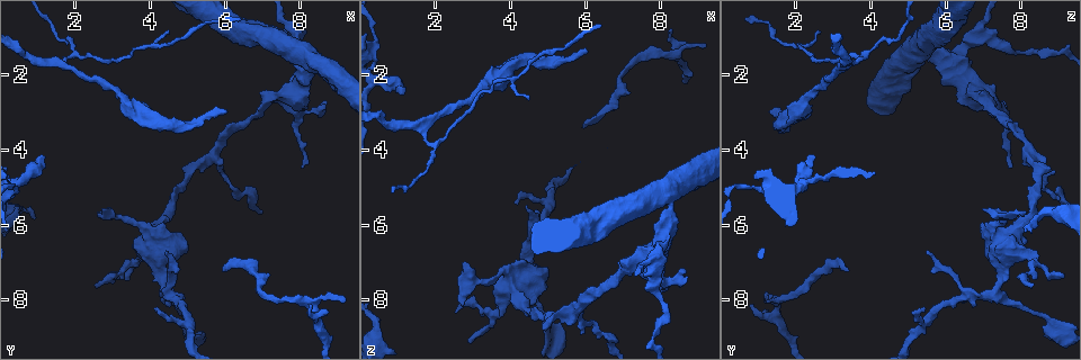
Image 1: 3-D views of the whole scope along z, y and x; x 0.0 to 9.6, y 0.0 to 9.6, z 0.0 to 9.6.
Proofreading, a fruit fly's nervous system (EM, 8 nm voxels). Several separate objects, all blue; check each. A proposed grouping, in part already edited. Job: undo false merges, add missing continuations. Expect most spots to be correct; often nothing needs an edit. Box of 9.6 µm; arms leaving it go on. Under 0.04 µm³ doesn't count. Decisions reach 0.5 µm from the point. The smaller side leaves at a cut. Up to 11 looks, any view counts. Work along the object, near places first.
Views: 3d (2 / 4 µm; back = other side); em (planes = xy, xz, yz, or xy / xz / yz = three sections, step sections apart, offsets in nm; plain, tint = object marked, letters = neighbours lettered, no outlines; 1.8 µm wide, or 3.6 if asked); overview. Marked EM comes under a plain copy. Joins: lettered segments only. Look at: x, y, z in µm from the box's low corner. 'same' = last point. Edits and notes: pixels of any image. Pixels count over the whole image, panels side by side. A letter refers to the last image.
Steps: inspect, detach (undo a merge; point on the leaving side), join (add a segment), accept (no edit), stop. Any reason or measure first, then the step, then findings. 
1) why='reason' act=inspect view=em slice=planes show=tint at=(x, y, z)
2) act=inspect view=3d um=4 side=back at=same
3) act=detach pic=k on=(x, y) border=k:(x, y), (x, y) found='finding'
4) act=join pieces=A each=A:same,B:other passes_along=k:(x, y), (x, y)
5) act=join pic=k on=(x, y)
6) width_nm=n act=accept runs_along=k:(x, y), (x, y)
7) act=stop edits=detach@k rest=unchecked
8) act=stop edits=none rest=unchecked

why='an open end' act=inspect view=3d um=4 at=(1.15, 4.15, 2.50)

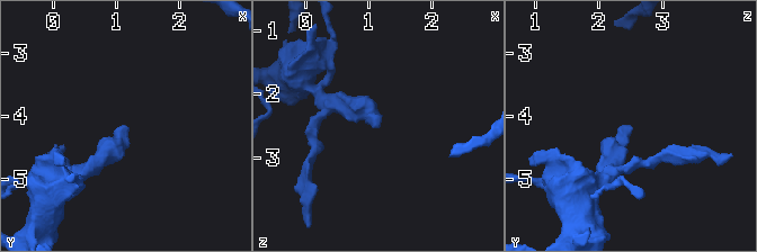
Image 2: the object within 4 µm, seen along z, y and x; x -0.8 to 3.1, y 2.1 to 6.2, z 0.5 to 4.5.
act=inspect view=em slice=planes show=letters at=(1.15, 4.15, 2.50)

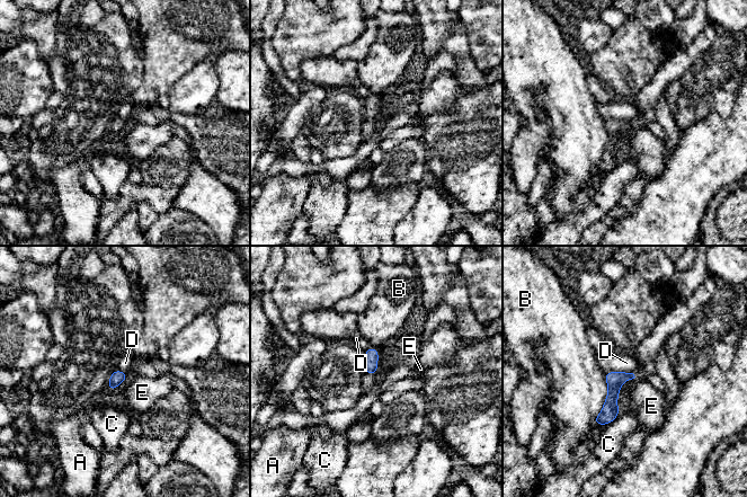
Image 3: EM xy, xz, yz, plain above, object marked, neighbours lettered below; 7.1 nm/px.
act=accept each=A:other,B:other,C:other,D:other,E:other border=3:(372, 346), (378, 352), (376, 374) found='none of them fits'

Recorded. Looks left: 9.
why='end of a long branch' act=inspect view=3d um=4 at=(5.90, 7.25, 3.35)

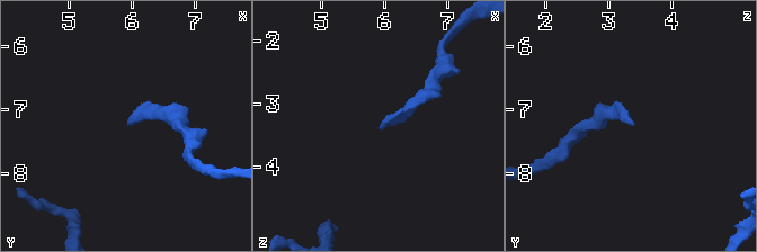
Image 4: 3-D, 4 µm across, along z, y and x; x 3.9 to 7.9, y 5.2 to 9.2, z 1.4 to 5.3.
why='need the tissue' act=inspect view=em slice=yz step=8 show=letters at=(5.90, 7.20, 3.40)

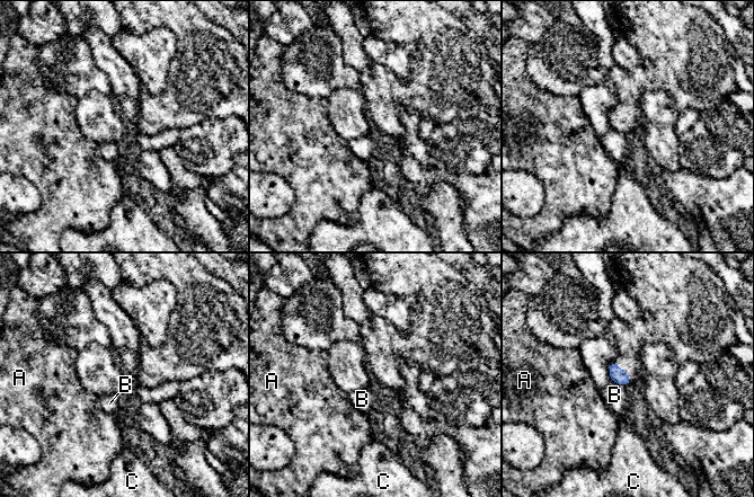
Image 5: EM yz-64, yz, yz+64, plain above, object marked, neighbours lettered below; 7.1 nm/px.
act=inspect view=em slice=planes show=letters at=same

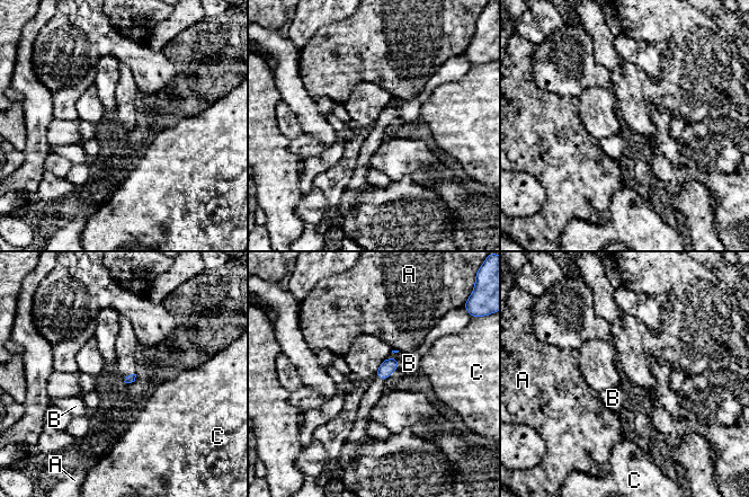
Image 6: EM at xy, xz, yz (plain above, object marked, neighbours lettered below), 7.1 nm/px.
longest_contact=B:120nm act=accept each=A:other,B:other,C:other border=6:(388, 357), (394, 357), (399, 367) found='none of them fits'

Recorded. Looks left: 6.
why='a fork' act=inspect view=3d um=2 at=(5.65, 4.25, 8.35)

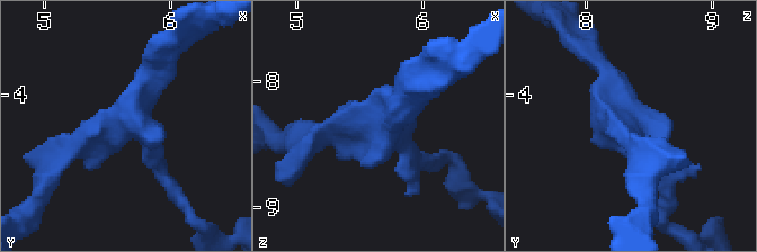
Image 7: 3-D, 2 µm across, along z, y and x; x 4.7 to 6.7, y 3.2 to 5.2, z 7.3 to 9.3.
why='shape alone is not enough' act=inspect view=em slice=planes show=letters at=(5.62, 4.24, 8.34)

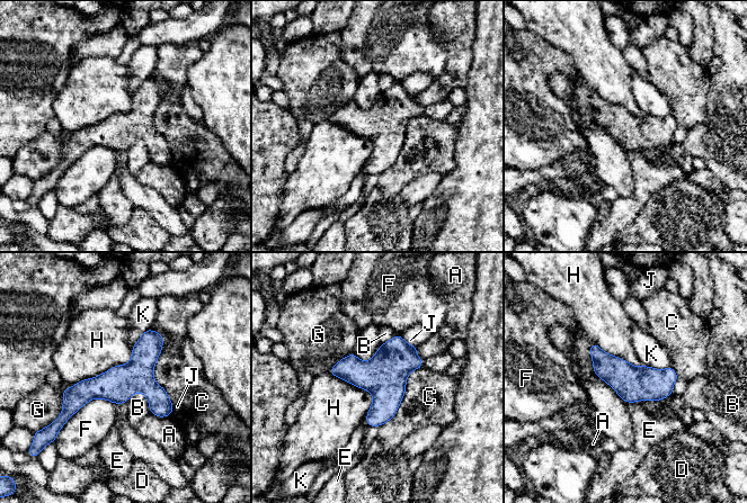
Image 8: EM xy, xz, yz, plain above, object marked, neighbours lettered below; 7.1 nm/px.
width_nm=240 act=accept each=A:other,B:other,C:other,D:other,E:other,F:other,G:other,H:other,J:other,K:other runs_along=8:(160, 339), (68, 413) found='all the same neuron'

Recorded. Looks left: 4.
why='free end' act=inspect view=3d um=2 at=(6.05, 2.95, 1.30)

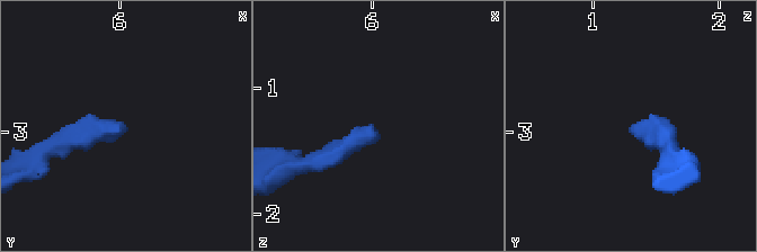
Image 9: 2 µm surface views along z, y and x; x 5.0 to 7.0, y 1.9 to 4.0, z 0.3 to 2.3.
act=inspect view=em slice=planes show=letters at=(6.02, 2.94, 1.36)

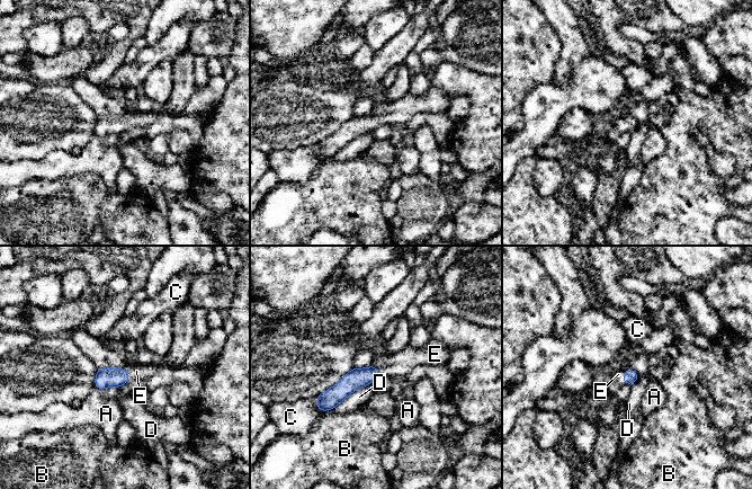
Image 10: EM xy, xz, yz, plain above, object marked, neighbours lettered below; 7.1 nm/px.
act=join pic=10 on=(618, 374) each=A:other,B:other,C:other,D:other,E:same passes_along=10:(630, 376), (624, 375), (618, 374) found='the neuron continues'

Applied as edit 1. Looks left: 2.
act=stop edits=join@10 rest=unchecked

